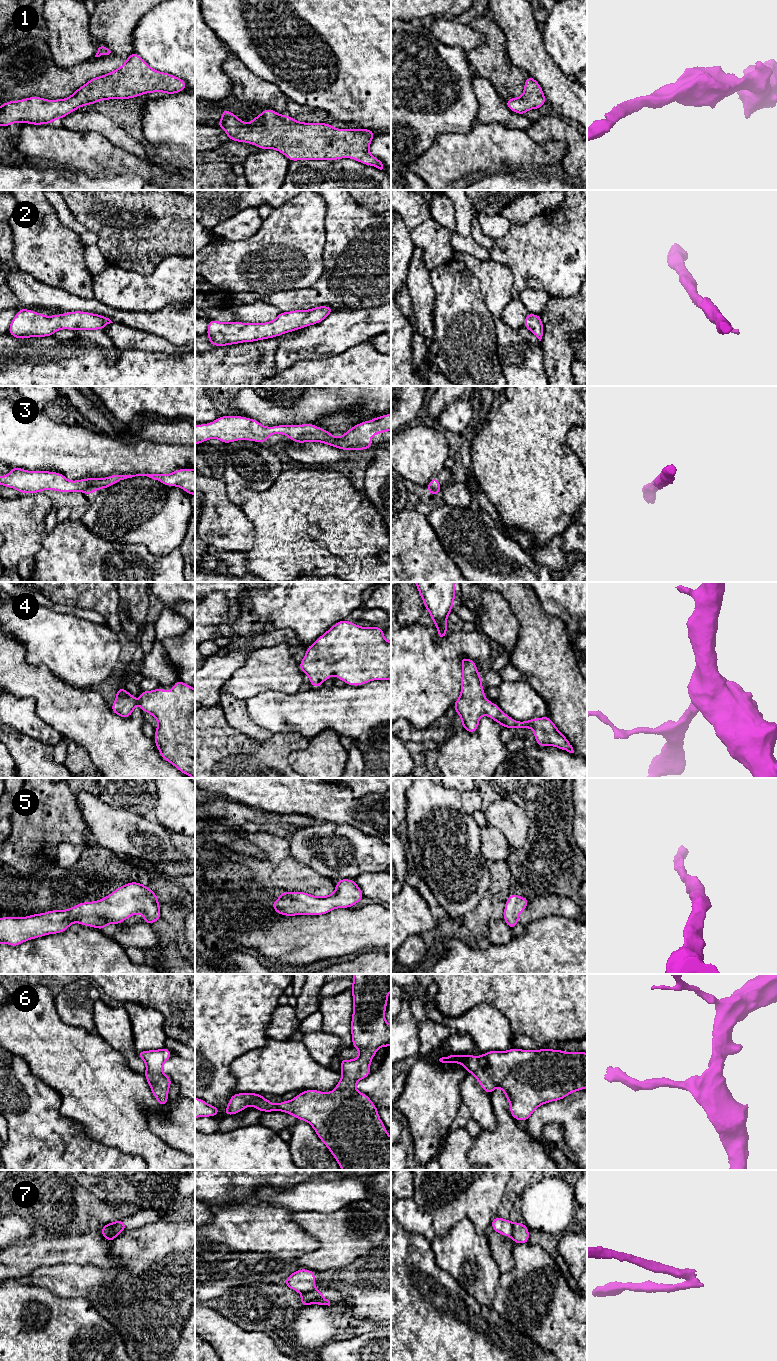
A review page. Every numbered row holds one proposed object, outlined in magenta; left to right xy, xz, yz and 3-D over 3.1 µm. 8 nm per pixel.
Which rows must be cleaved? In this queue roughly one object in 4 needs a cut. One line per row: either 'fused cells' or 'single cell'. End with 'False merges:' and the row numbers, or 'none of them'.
1: single cell
2: single cell
3: single cell
4: single cell
5: single cell
6: single cell
7: fused cells
False merges: 7

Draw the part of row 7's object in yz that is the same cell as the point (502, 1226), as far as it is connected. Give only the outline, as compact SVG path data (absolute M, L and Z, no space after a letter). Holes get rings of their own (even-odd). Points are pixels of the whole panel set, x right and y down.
M495 1216L491 1222L491 1227L495 1232L501 1235L510 1236L513 1233L513 1222L509 1219L502 1219L498 1216Z

